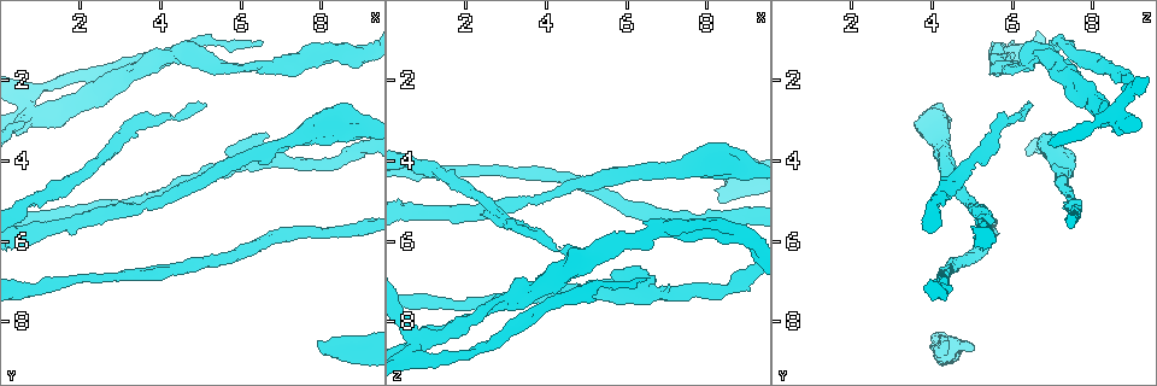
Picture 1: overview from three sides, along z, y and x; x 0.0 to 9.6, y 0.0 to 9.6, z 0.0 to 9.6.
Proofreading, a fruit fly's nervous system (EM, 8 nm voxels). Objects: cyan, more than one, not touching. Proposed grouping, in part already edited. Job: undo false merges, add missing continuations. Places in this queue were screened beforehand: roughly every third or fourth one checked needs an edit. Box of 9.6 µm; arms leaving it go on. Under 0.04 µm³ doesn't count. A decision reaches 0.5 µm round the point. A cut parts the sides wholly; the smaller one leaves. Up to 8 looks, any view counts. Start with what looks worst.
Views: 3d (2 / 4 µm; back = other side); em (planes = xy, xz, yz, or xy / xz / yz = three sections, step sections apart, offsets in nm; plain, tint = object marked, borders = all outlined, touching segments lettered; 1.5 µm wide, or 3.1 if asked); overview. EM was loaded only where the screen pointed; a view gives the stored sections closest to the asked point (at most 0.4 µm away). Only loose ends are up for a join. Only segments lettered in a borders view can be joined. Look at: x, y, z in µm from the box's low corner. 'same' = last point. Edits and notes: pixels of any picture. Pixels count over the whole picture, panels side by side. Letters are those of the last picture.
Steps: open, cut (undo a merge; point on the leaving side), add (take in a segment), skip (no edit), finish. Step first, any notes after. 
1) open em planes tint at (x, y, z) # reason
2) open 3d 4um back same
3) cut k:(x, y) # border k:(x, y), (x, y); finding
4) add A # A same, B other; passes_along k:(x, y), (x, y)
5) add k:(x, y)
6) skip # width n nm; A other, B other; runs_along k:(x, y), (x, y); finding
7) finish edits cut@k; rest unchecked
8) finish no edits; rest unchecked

open em planes borders at (5.05, 2.60, 6.55) # long arm stops here

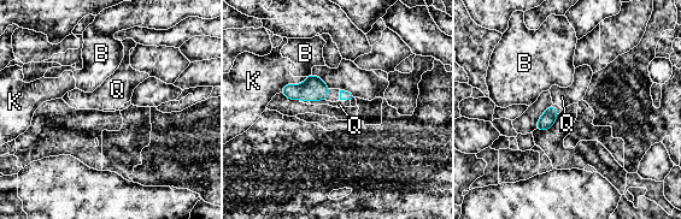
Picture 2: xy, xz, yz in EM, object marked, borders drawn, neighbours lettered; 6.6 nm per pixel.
add Q # B other, K other, Q same; it goes on there

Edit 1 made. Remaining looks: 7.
open em planes borders at (0.75, 2.80, 8.50) # four or more arms meet

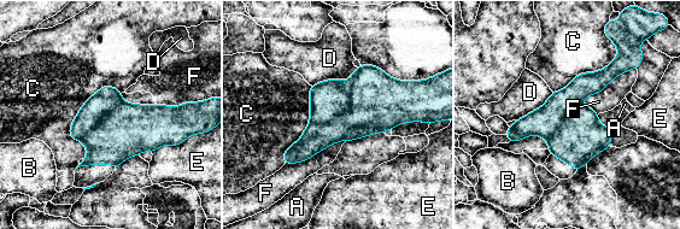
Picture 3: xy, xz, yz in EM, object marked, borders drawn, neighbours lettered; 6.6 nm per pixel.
cut 3:(329, 99) # A other, B other, C other, D other, E other, F other; border 3:(347, 83), (349, 109), (302, 140); a second neuron is stuck on

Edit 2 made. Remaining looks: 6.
finish edits add@2, cut@3; rest unchecked

